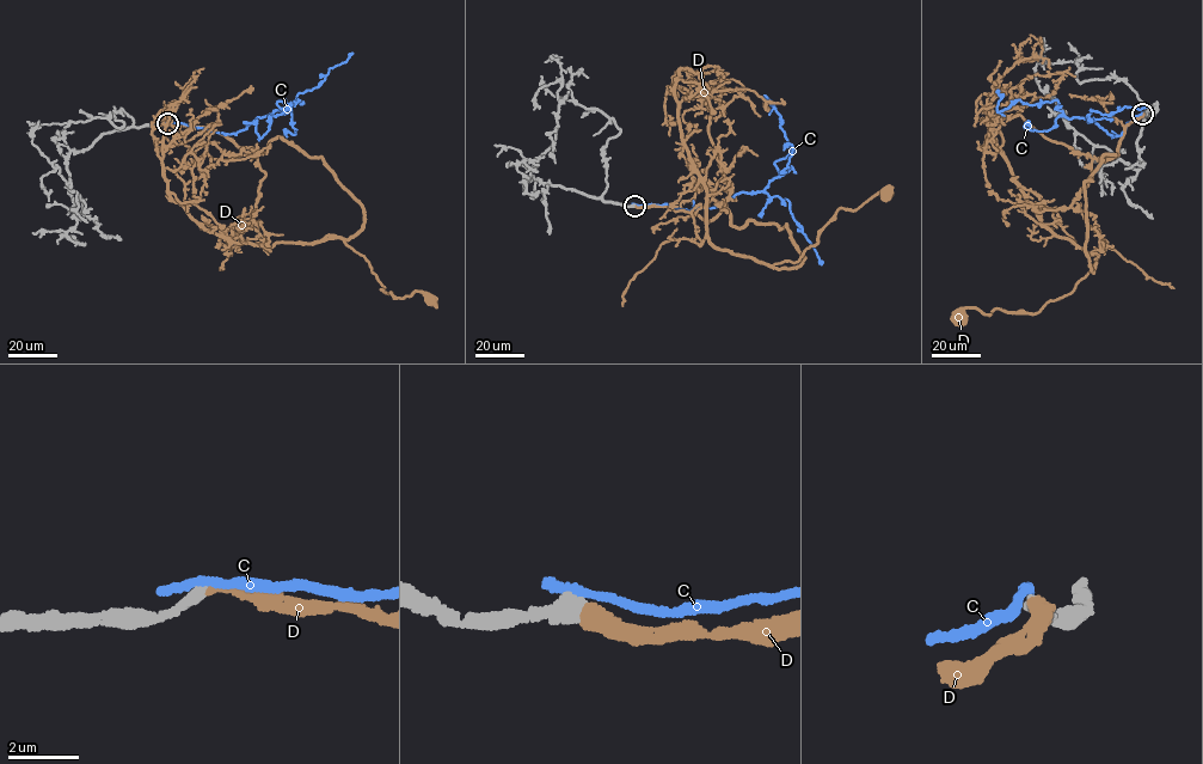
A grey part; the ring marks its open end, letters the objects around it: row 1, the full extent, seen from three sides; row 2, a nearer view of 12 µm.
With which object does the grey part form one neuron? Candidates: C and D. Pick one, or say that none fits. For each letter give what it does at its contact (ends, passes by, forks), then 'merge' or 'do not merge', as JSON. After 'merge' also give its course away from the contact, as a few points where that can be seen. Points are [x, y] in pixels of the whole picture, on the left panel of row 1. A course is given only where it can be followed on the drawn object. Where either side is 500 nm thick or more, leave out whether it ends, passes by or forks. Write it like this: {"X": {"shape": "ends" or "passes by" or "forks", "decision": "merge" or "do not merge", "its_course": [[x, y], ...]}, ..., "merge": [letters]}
{"C": {"shape": "ends", "decision": "do not merge"}, "D": {"shape": "ends", "decision": "merge", "its_course": [[167, 123], [261, 152], [280, 138], [323, 158], [362, 207], [363, 226], [345, 244], [385, 293], [431, 303]]}, "merge": ["D"]}

